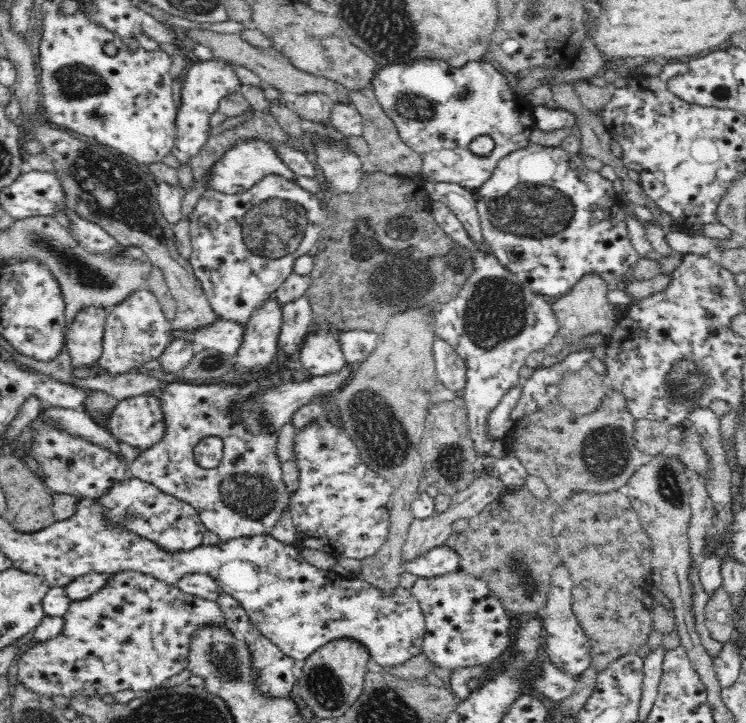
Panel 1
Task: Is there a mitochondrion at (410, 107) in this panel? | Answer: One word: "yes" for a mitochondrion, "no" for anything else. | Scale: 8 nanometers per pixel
yes

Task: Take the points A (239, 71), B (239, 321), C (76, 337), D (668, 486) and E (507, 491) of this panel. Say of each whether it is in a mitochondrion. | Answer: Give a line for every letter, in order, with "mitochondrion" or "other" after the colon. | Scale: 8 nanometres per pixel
A: other
B: other
C: other
D: mitochondrion
E: other

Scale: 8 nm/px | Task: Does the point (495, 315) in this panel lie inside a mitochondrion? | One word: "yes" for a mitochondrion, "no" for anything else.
yes

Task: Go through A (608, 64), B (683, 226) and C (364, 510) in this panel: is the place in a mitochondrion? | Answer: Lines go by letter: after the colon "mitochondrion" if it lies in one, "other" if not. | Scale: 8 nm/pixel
A: other
B: other
C: other

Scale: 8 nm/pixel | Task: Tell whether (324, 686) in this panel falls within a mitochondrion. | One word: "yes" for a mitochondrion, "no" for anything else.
yes

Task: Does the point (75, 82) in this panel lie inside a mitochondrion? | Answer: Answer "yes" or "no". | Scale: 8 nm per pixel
yes

